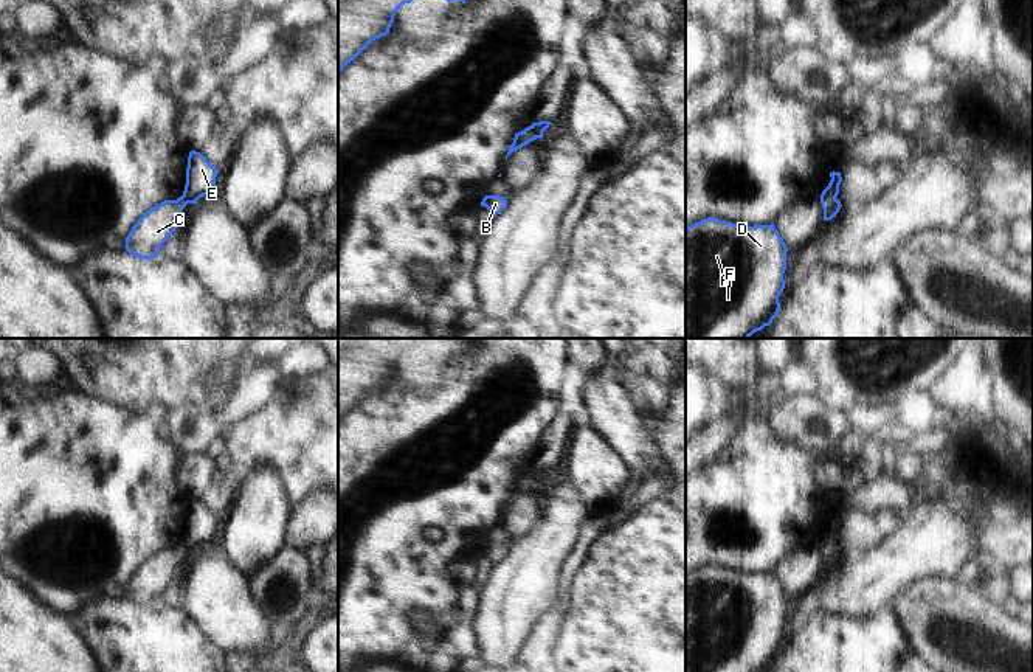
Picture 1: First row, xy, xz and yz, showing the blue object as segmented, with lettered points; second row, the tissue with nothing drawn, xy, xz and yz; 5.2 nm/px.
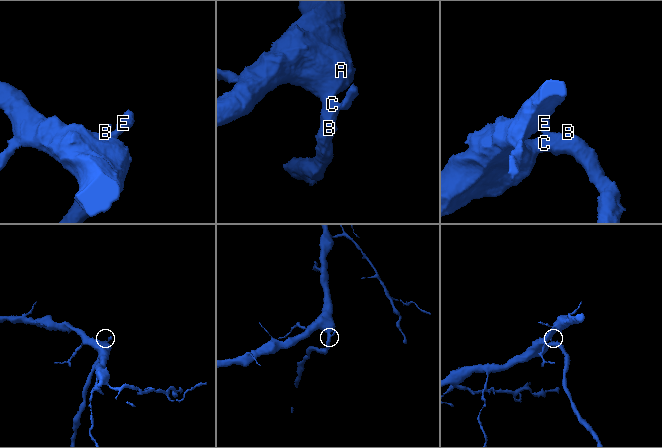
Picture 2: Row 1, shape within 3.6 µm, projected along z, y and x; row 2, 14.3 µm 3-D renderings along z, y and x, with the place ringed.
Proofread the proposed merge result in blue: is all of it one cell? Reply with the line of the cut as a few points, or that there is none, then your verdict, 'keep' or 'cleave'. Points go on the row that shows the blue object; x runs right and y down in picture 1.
xz (529, 126), (532, 129), (532, 140) | cleave

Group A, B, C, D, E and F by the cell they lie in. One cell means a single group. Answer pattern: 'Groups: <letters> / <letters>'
Groups: A B C D F / E.

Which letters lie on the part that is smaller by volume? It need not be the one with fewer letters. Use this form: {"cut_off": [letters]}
{"cut_off": ["E"]}

